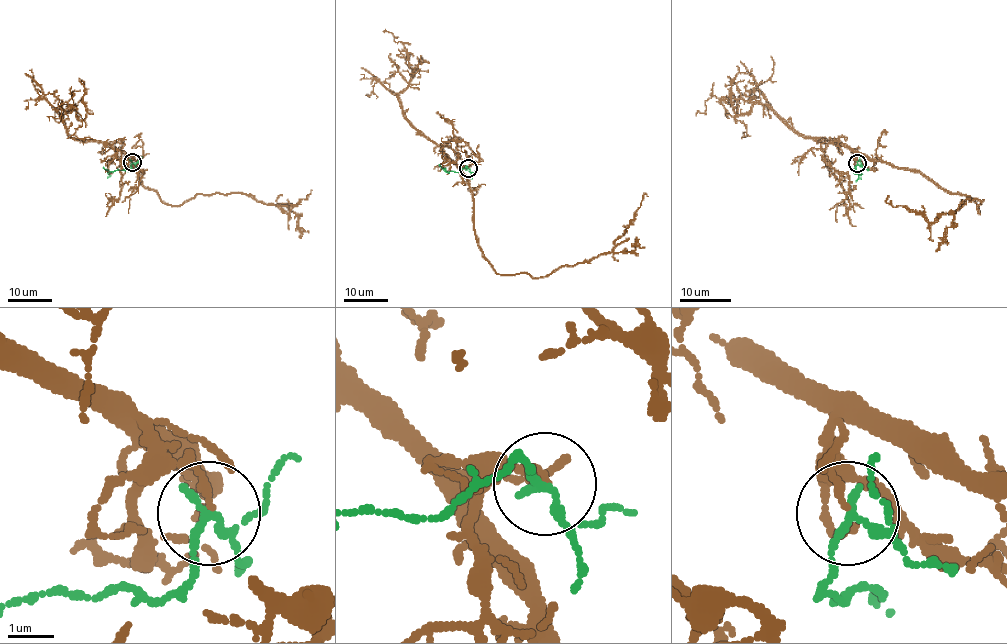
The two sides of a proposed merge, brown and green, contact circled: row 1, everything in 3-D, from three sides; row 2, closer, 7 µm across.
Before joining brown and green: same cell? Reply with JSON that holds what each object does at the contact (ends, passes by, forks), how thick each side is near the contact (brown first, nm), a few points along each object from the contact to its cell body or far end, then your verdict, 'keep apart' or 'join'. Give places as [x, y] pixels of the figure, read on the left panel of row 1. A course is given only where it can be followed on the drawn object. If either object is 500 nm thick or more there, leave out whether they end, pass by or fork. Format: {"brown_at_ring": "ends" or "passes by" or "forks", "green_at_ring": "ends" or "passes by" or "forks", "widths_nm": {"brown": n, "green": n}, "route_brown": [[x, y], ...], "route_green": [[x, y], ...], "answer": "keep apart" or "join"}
{"brown_at_ring": "ends", "green_at_ring": "passes by", "widths_nm": {"brown": 150, "green": 180}, "route_brown": [[133, 161], [125, 154], [136, 162], [140, 182], [166, 203], [241, 193], [289, 213], [312, 190]], "route_green": [[133, 162], [129, 169], [110, 171], [103, 167]], "answer": "join"}

